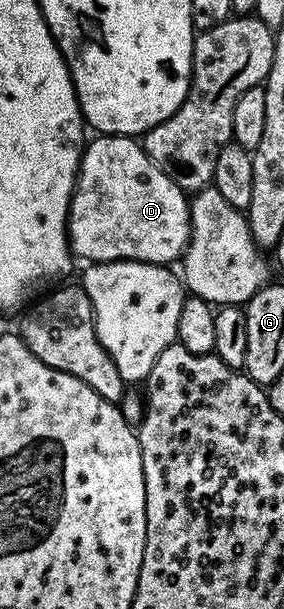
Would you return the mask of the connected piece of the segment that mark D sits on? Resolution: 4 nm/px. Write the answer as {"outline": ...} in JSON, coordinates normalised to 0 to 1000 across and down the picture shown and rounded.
{"outline":[[[342,220],[296,238],[285,271],[271,281],[271,302],[257,307],[257,323],[243,333],[243,406],[261,422],[285,425],[289,420],[299,430],[482,427],[496,433],[595,437],[648,422],[669,386],[655,310],[630,307],[511,251],[493,228]]]}

